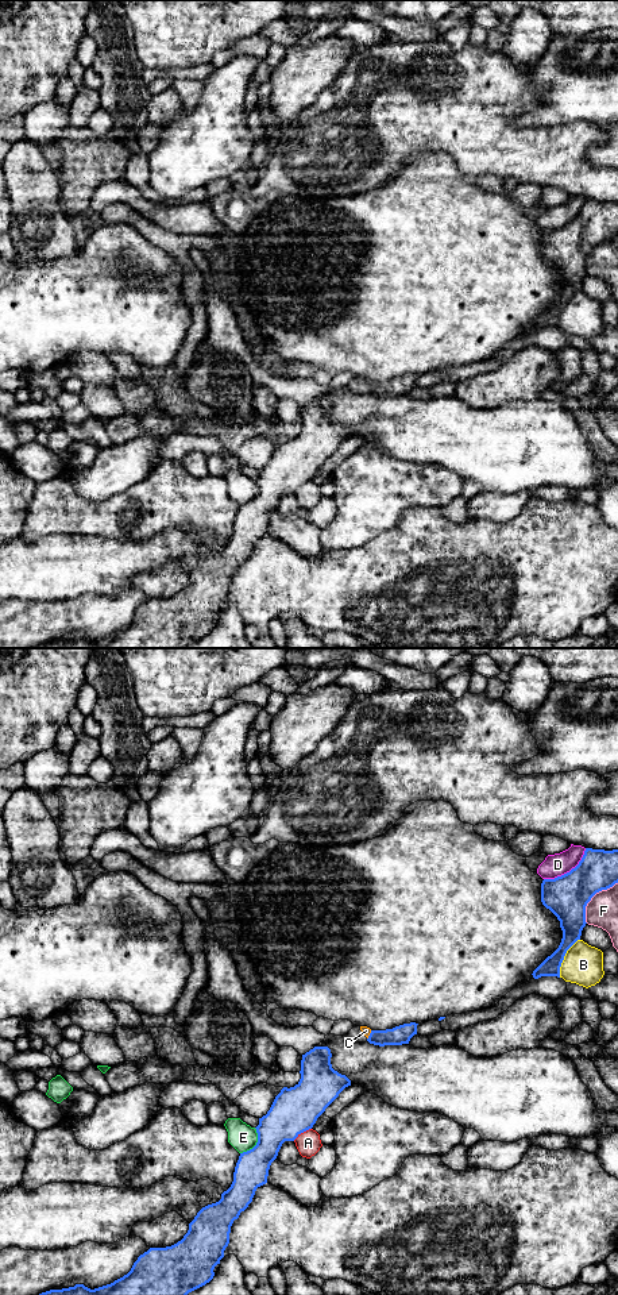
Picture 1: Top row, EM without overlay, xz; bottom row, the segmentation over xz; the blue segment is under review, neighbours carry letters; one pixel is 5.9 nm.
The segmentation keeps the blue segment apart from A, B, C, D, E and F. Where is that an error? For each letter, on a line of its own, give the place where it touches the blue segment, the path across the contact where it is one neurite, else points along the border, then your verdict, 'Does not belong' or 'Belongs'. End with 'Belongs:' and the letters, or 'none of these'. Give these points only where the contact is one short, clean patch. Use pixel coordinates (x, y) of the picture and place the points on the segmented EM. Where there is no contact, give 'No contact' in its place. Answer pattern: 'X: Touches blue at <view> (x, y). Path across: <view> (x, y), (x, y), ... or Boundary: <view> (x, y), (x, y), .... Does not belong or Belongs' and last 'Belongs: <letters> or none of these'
A: Touches blue at xz (301, 1132). Boundary: xz (311, 1128), (301, 1132), (293, 1140). Does not belong
B: Touches blue at xz (563, 958). Boundary: xz (579, 939), (567, 951), (559, 976). Does not belong
C: Touches blue at xz (370, 1035). Path across: xz (400, 1035), (370, 1035), (366, 1031). Belongs
D: Touches blue at xz (570, 871). Does not belong
E: Touches blue at xz (257, 1144). Does not belong
F: Touches blue at xz (591, 897). Does not belong
Belongs: C

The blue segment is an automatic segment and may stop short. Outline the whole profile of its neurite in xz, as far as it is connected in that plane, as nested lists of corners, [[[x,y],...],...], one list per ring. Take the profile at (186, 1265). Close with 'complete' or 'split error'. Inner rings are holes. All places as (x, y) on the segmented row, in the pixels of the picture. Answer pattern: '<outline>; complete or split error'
[[[314,1047],[301,1060],[301,1079],[294,1087],[283,1087],[275,1096],[266,1115],[259,1118],[255,1128],[256,1145],[240,1153],[231,1187],[221,1194],[216,1203],[202,1207],[189,1223],[189,1230],[181,1241],[166,1248],[150,1248],[134,1263],[131,1271],[111,1284],[90,1290],[84,1284],[62,1290],[50,1290],[39,1295],[188,1295],[205,1286],[215,1276],[215,1267],[224,1257],[229,1244],[231,1226],[240,1213],[252,1202],[258,1187],[267,1183],[269,1169],[277,1159],[285,1141],[294,1141],[309,1130],[325,1109],[339,1096],[351,1080],[332,1068],[331,1049]]]; complete

